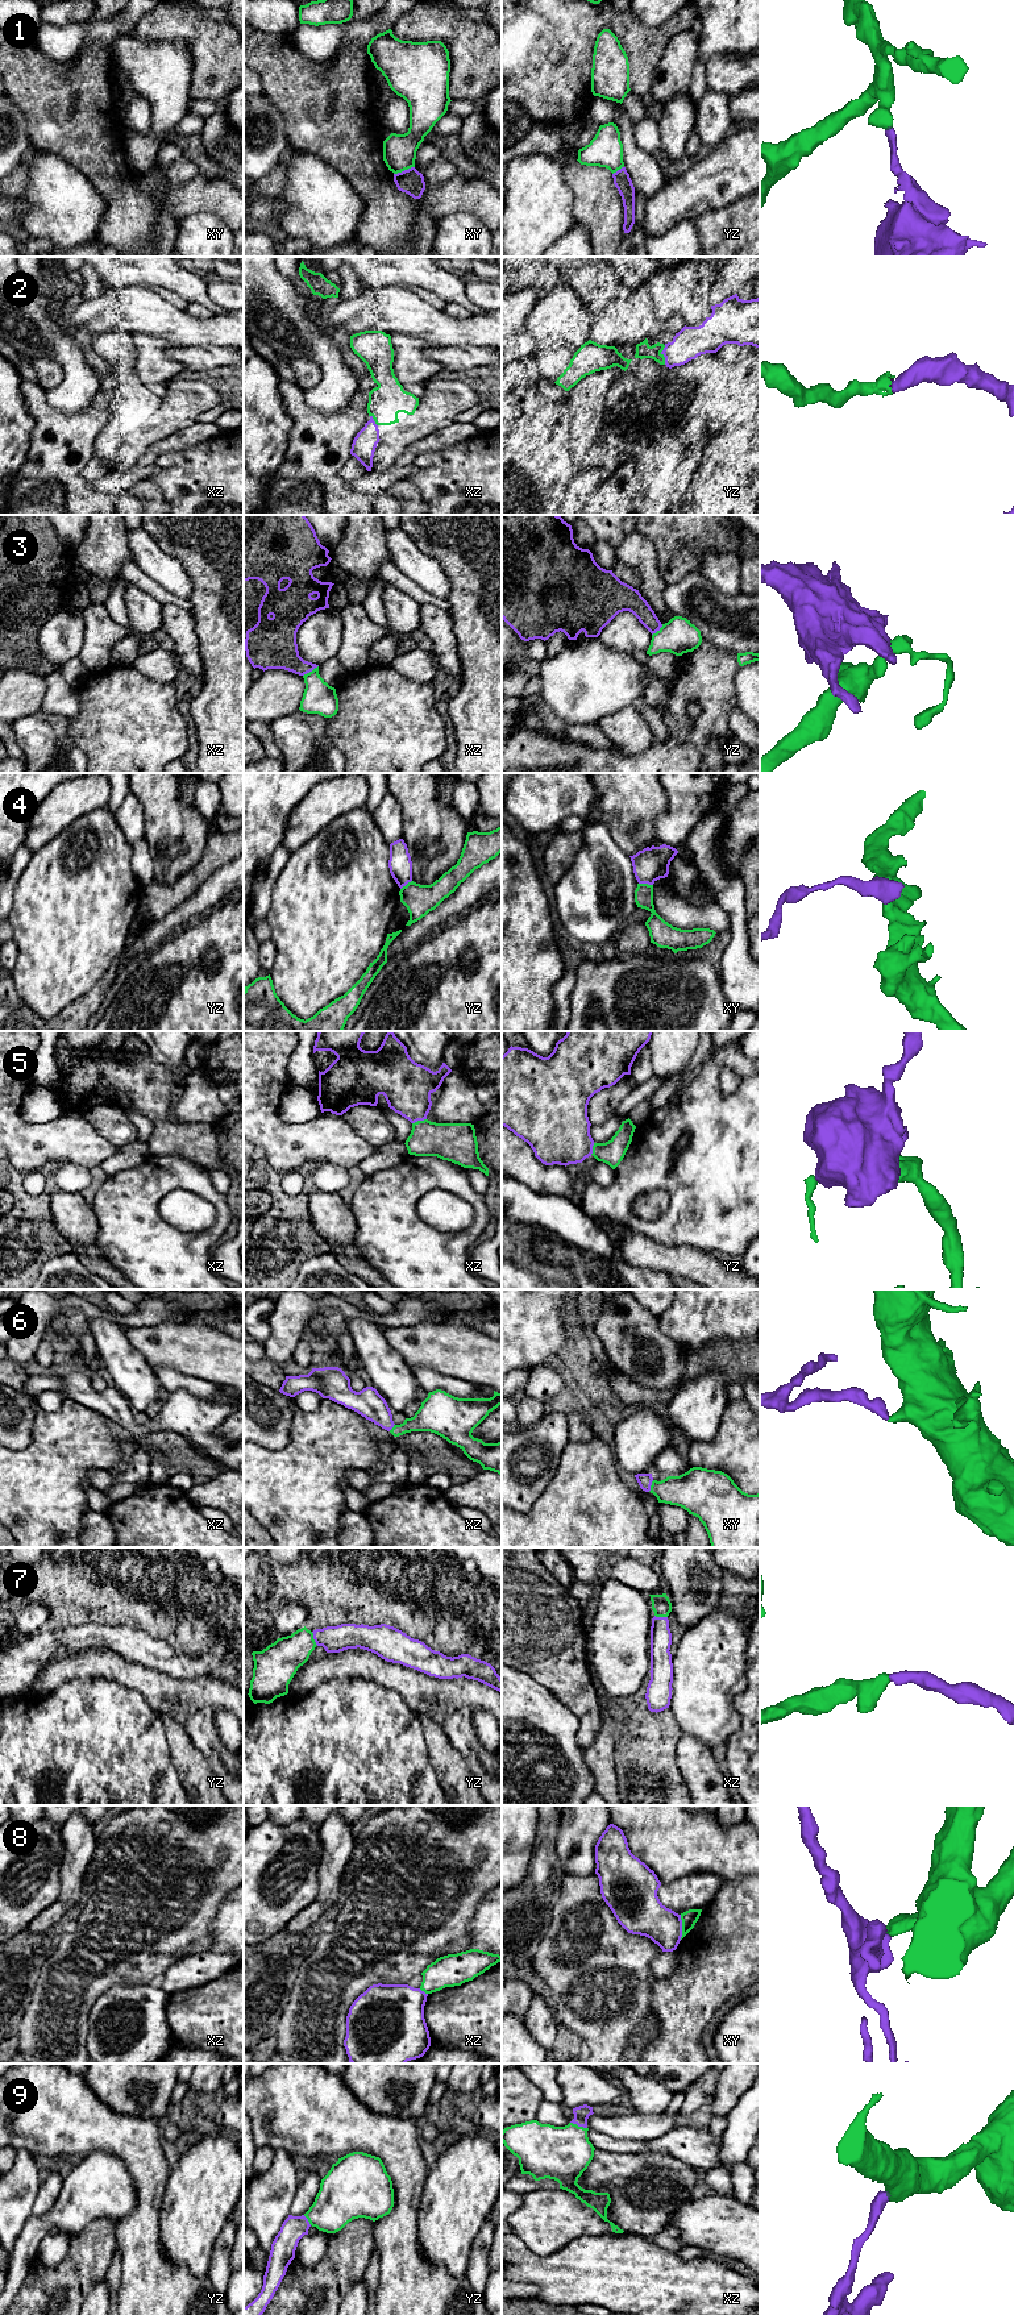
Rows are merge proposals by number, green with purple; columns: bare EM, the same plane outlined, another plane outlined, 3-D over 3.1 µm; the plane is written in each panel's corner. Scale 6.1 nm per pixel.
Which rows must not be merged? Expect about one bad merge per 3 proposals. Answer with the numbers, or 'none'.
1, 3, 4, 8

